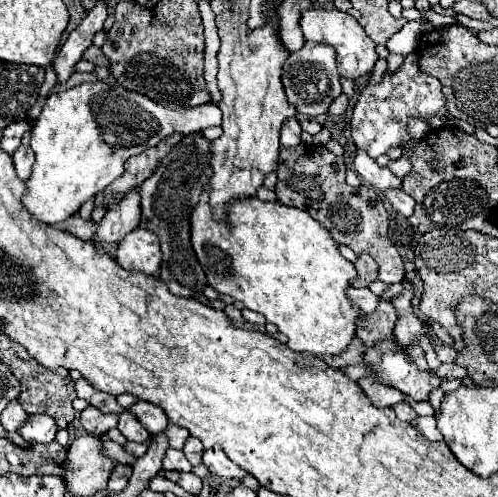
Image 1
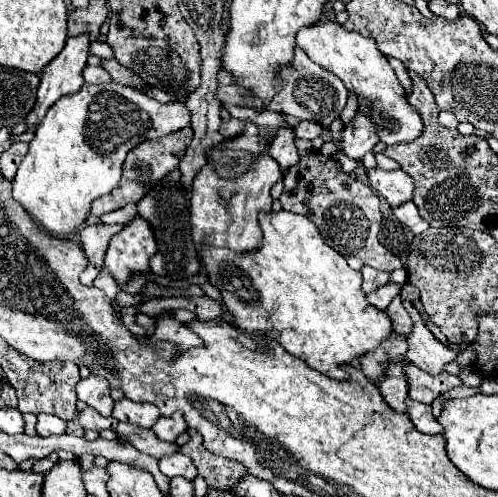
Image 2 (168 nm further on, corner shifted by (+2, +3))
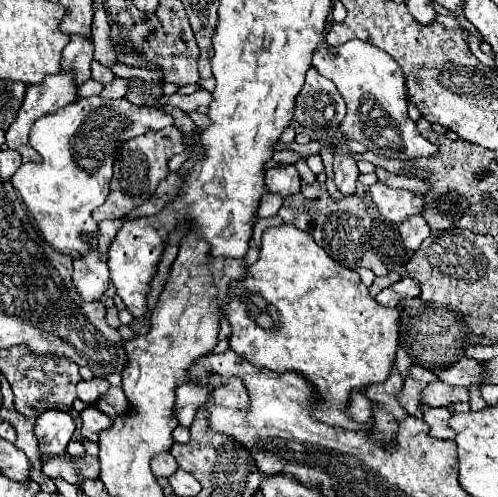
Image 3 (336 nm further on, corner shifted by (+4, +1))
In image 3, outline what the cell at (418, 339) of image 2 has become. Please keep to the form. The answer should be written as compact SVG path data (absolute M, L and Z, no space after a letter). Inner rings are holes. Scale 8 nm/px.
M462 357L448 369L432 369L432 373L436 373L436 377L446 385L460 385L460 387L468 387L470 383L480 385L482 363L470 357Z

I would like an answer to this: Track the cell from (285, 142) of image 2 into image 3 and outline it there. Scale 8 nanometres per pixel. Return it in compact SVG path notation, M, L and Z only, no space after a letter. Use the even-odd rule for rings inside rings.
M294 165L274 167L274 169L266 171L266 187L268 187L268 191L288 197L288 195L300 191L300 175Z

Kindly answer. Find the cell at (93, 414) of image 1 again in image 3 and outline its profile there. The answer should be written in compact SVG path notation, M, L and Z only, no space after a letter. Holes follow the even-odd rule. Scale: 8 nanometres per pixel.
M94 405L86 407L80 413L80 419L82 419L82 435L84 439L90 439L90 441L98 441L98 433L112 425L112 419L104 415L100 409L96 409Z

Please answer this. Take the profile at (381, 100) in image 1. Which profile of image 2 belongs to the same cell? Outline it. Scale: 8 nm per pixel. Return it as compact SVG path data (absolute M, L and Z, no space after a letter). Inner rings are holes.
M358 113L346 127L342 135L342 151L350 159L362 159L372 147L378 143L376 139L376 129L372 127L372 121L368 115Z

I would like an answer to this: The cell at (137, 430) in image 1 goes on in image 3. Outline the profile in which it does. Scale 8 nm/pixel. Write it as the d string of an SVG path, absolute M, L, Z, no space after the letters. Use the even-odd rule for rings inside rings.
M168 451L154 455L150 465L152 465L152 473L154 473L156 477L170 477L170 475L178 469L174 457L172 457Z

